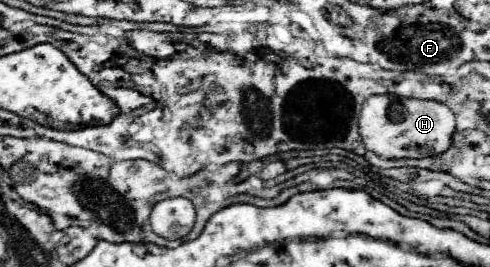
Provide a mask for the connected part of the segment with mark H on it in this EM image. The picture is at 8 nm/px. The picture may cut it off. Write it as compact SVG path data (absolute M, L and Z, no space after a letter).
M370 96L358 121L364 146L382 158L428 158L442 154L452 144L454 114L446 104L396 96Z

